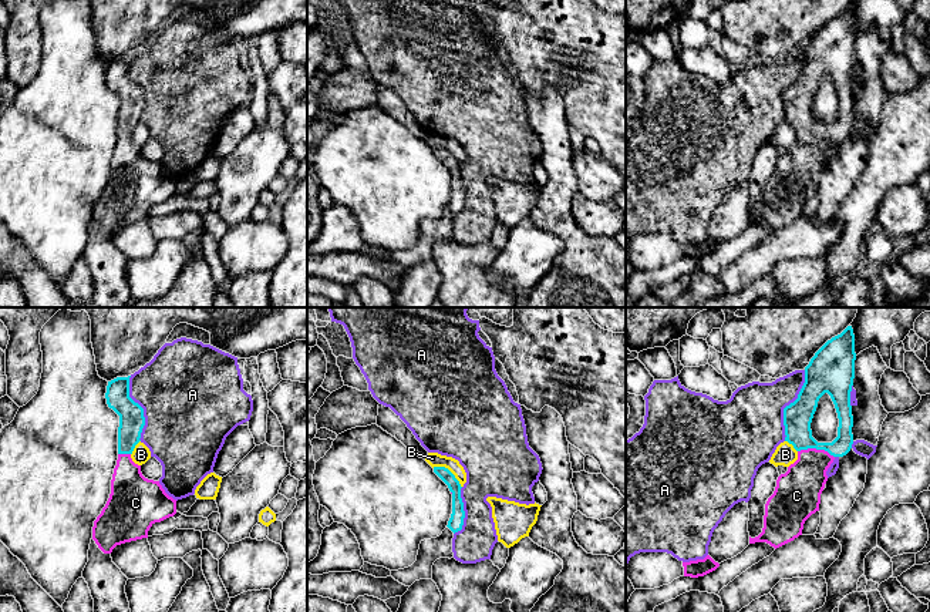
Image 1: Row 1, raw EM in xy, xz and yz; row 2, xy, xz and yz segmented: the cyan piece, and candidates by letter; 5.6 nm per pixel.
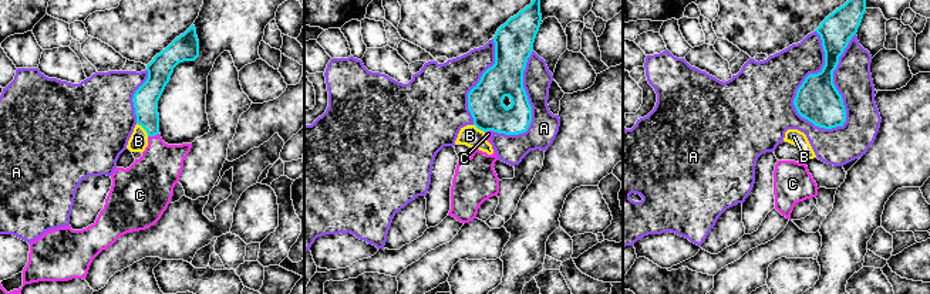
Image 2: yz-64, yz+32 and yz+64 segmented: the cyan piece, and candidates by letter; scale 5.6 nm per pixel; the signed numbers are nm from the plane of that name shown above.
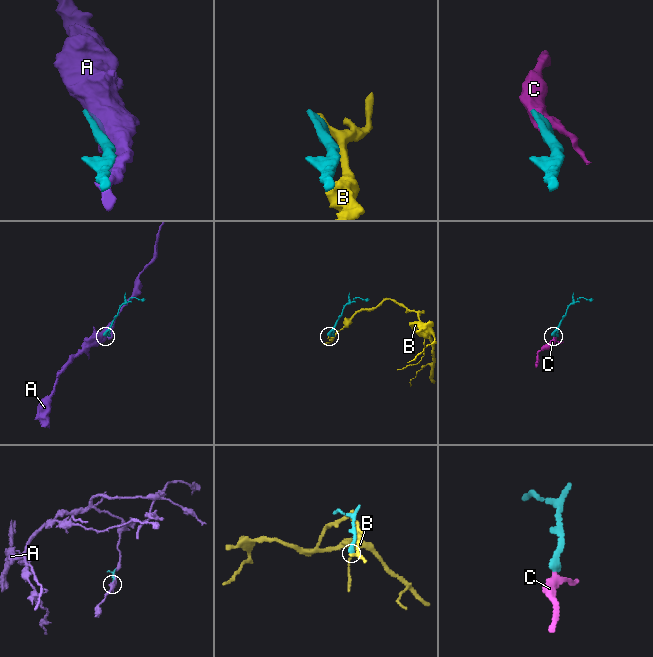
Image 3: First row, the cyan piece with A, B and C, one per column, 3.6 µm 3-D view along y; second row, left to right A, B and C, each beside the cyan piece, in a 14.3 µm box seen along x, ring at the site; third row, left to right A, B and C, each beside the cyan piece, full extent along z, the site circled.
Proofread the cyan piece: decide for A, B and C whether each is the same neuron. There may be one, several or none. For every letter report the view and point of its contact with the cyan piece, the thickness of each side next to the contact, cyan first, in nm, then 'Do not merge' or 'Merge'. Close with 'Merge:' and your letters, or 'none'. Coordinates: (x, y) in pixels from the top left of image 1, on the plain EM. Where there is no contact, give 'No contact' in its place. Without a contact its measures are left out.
A: Touches cyan at yz (789, 86). Thickness 200 nm (cyan) against 360 nm. Do not merge
B: Touches cyan at xz (450, 152). Thickness 80 nm (cyan) against 80 nm. Do not merge
C: Touches cyan at yz (816, 130). Thickness 160 nm (cyan) against 240 nm. Merge
Merge: C

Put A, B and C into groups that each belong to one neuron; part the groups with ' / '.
A / B / C

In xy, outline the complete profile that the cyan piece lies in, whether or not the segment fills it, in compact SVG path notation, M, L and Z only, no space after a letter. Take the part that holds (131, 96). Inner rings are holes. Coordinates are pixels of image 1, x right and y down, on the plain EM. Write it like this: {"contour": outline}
{"contour": "M129 58L108 63L105 74L108 88L119 97L119 108L118 141L111 161L111 175L92 208L92 221L104 235L111 235L117 226L148 219L148 212L155 204L176 195L176 181L165 174L159 162L145 159L141 147L131 139L135 127L141 122L145 98L144 90L129 78Z"}

